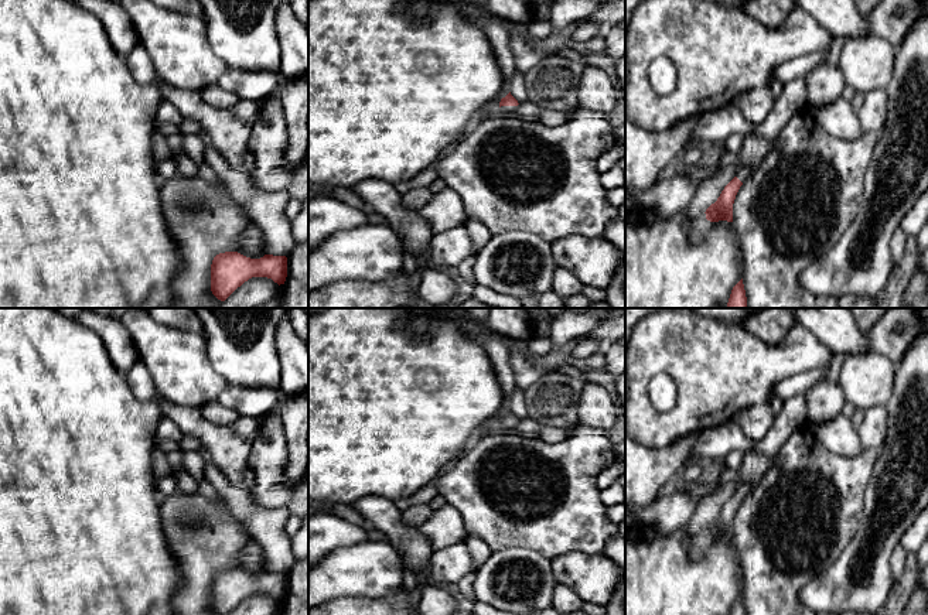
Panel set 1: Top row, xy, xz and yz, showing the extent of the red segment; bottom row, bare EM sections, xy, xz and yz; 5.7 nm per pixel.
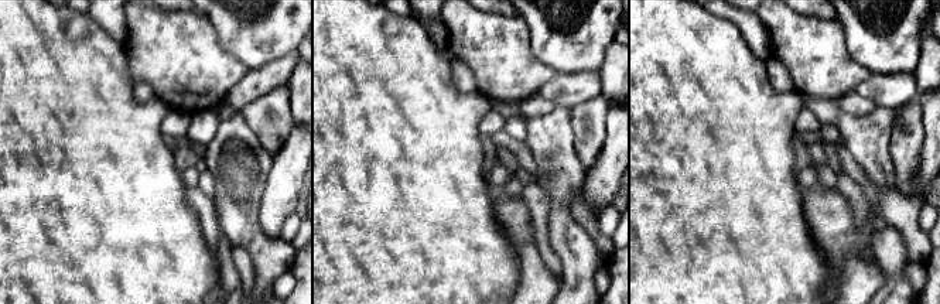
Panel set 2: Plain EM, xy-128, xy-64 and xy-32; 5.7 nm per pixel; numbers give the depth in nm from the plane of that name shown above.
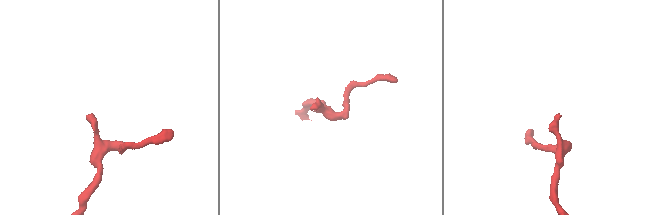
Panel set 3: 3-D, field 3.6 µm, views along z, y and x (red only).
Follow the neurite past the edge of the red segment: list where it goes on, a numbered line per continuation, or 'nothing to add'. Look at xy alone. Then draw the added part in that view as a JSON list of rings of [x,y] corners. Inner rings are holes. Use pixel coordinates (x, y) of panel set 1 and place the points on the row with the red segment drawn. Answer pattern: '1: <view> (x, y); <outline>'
nothing to add

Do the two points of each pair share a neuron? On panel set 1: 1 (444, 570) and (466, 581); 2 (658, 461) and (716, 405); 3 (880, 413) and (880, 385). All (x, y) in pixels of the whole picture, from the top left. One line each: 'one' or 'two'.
1: two
2: two
3: two

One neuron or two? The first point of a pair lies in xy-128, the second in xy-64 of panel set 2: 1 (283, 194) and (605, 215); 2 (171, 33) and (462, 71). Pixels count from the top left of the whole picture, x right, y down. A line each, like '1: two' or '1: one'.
1: two
2: two

